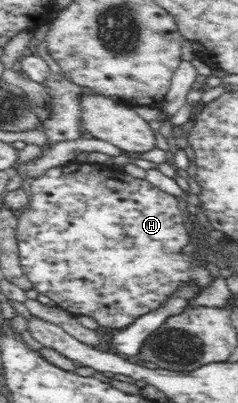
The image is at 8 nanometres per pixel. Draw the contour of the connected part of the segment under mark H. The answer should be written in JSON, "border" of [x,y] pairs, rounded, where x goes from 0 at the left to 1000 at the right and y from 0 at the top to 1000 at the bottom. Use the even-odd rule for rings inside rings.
{"border":[[[311,397],[261,414],[193,422],[160,442],[109,449],[105,462],[122,484],[122,504],[101,521],[71,529],[76,556],[67,568],[80,648],[92,658],[92,670],[155,725],[206,734],[235,749],[244,762],[286,772],[294,779],[319,787],[340,779],[387,784],[420,809],[487,819],[517,816],[555,804],[584,784],[655,769],[672,754],[714,739],[714,730],[748,710],[790,705],[790,700],[819,700],[836,715],[857,717],[891,700],[891,680],[874,672],[866,658],[832,658],[807,633],[765,628],[765,615],[790,610],[794,591],[790,573],[782,573],[769,553],[782,536],[744,514],[756,511],[748,496],[735,486],[630,457],[613,444],[580,444],[546,432],[513,432],[513,427],[466,427],[462,414],[420,407],[336,404]]]}

